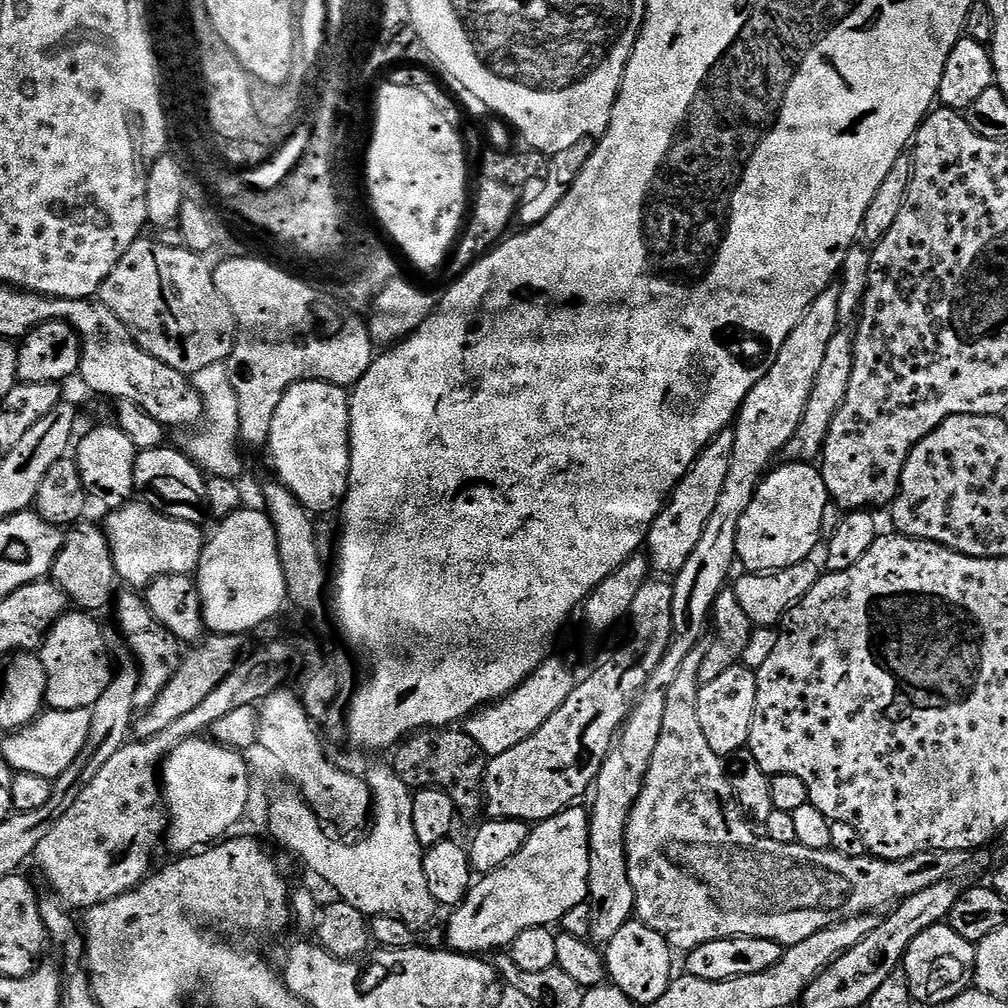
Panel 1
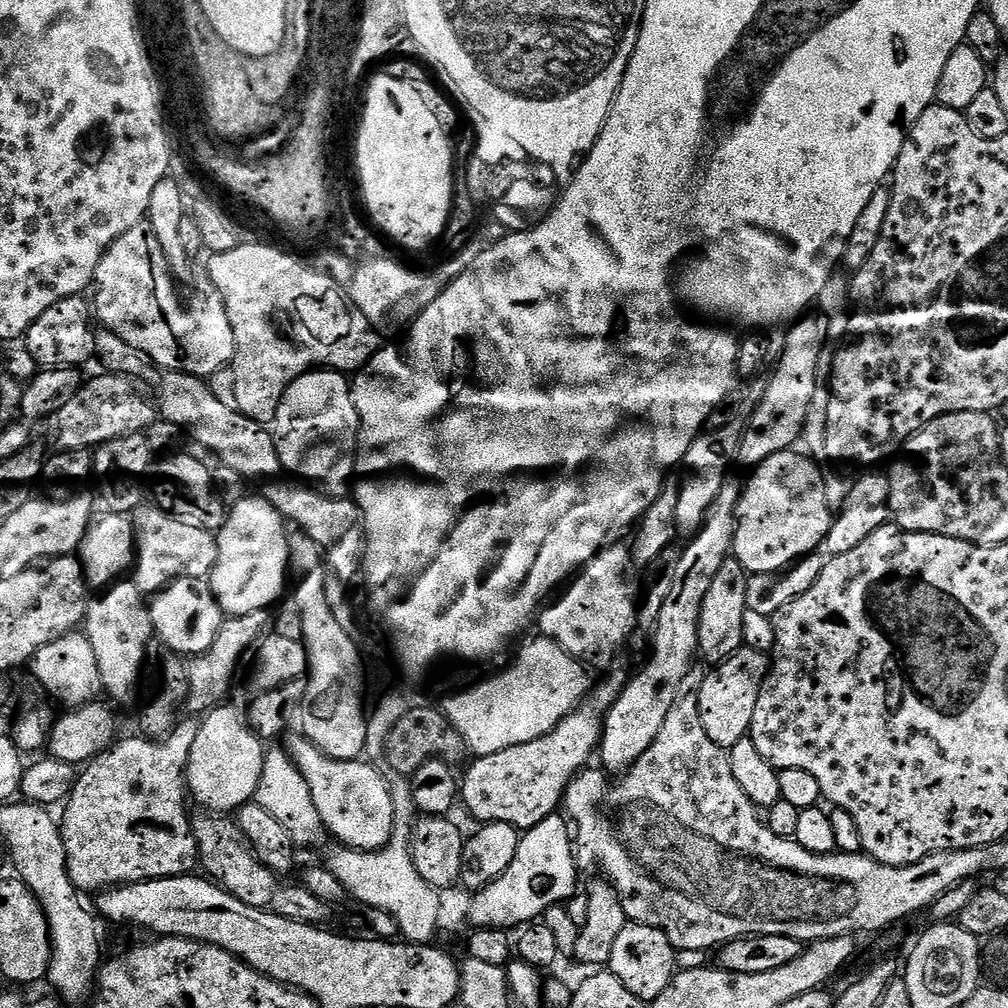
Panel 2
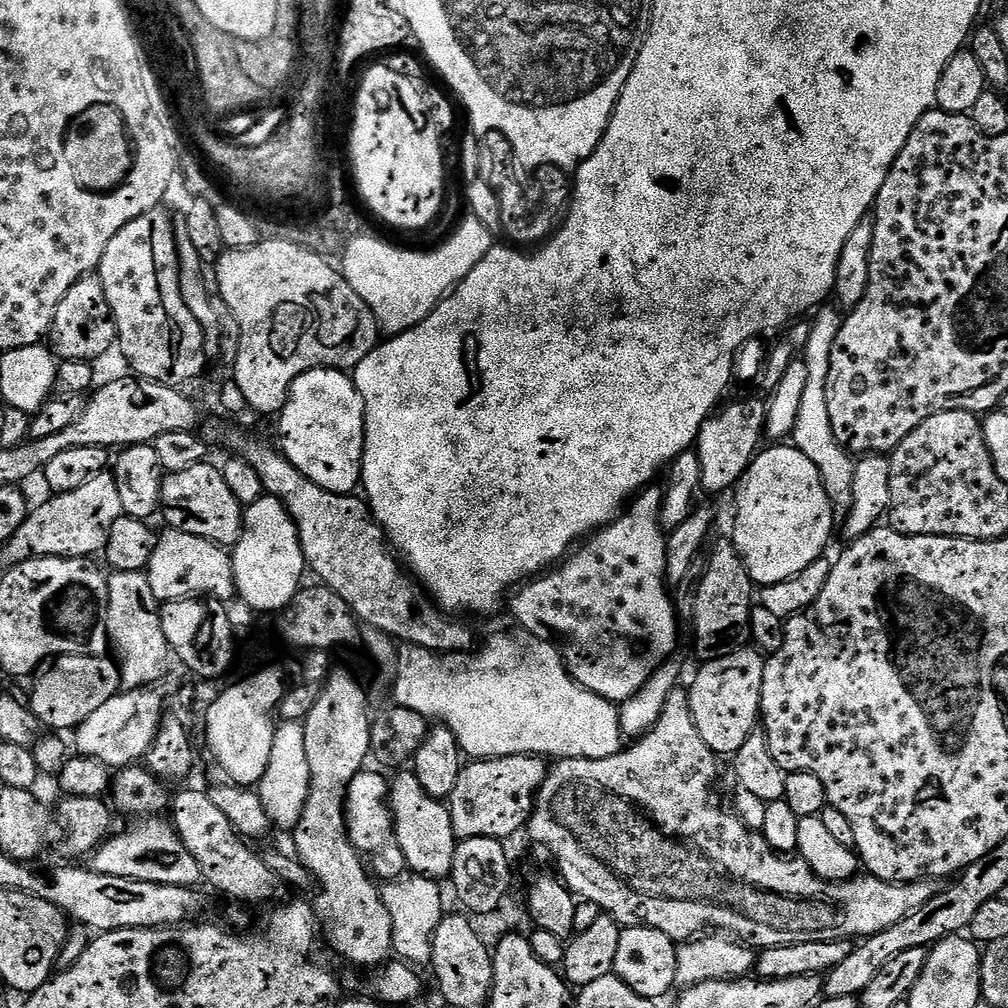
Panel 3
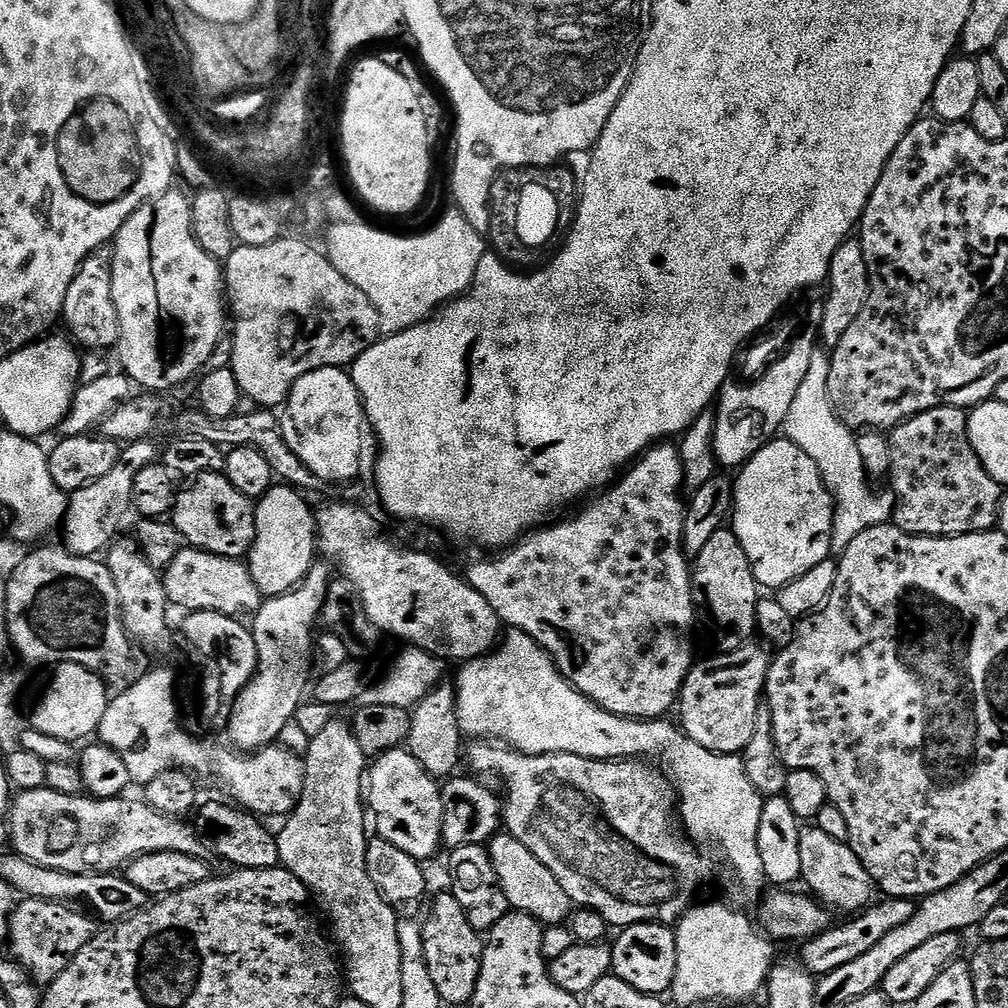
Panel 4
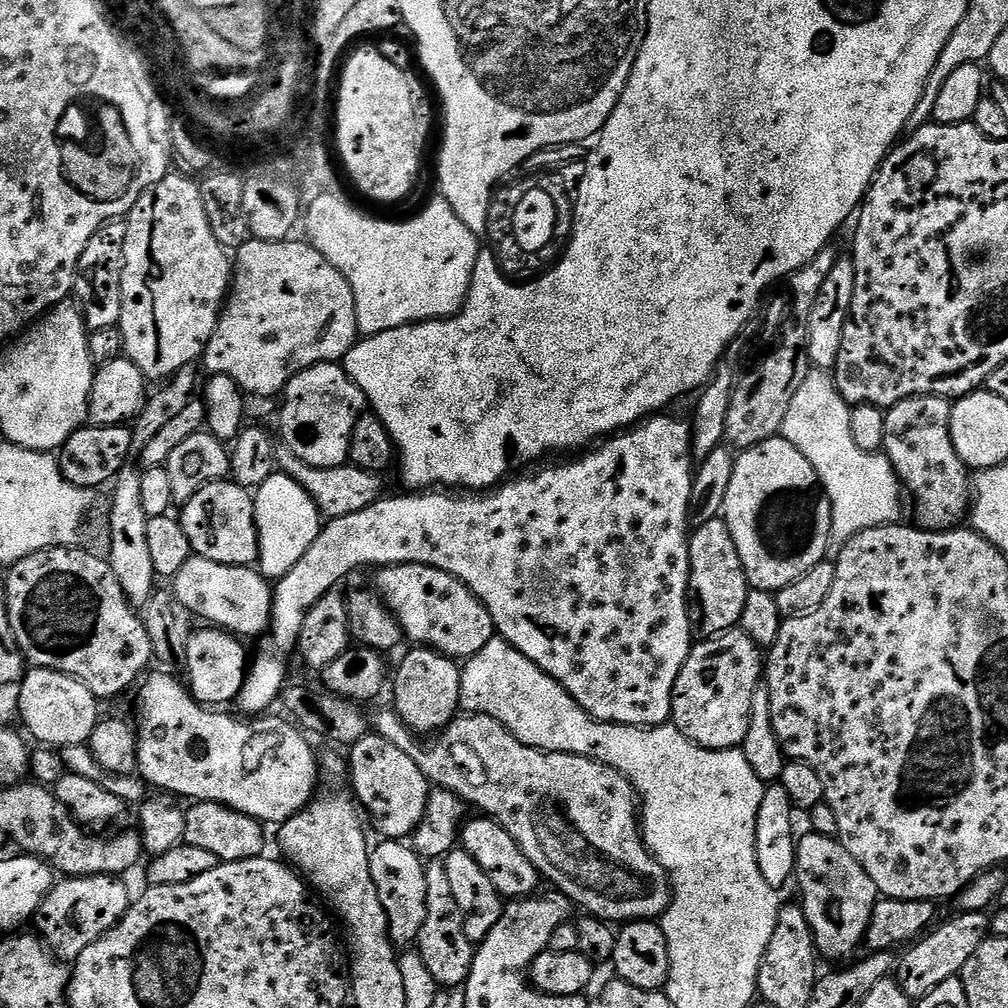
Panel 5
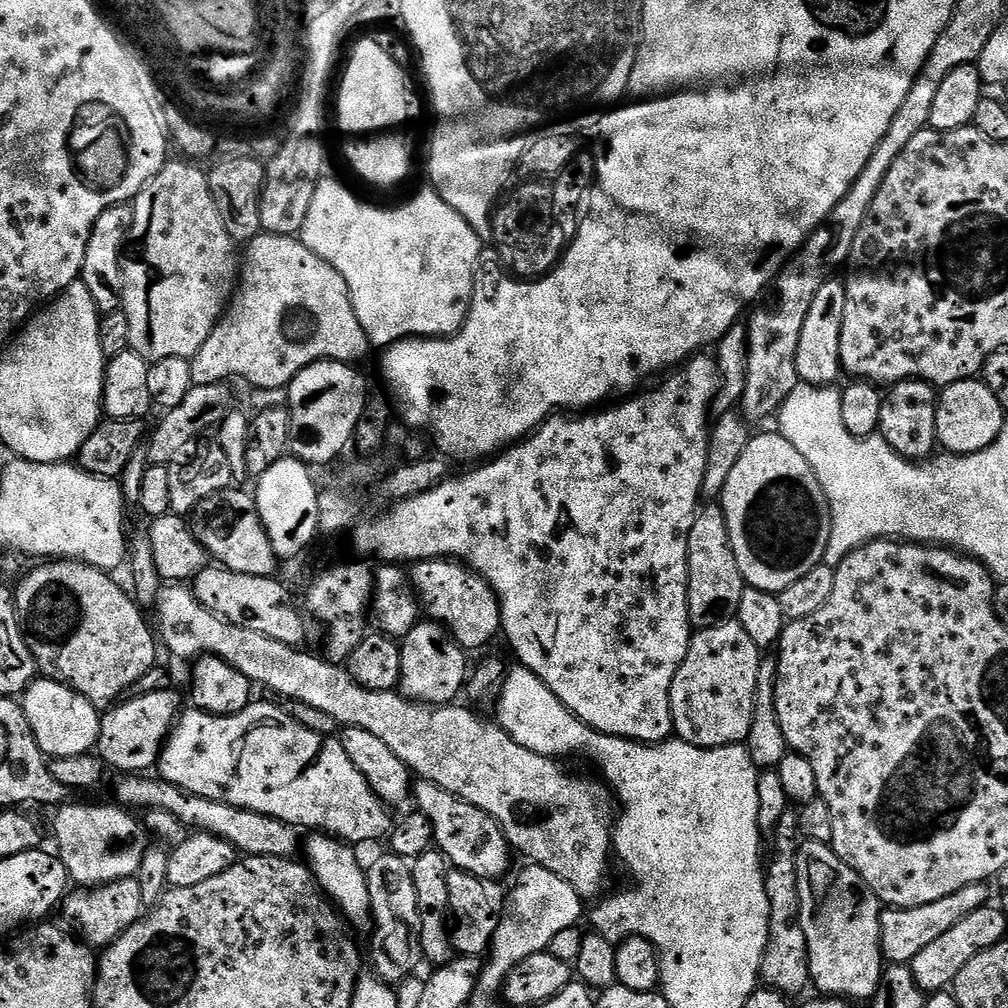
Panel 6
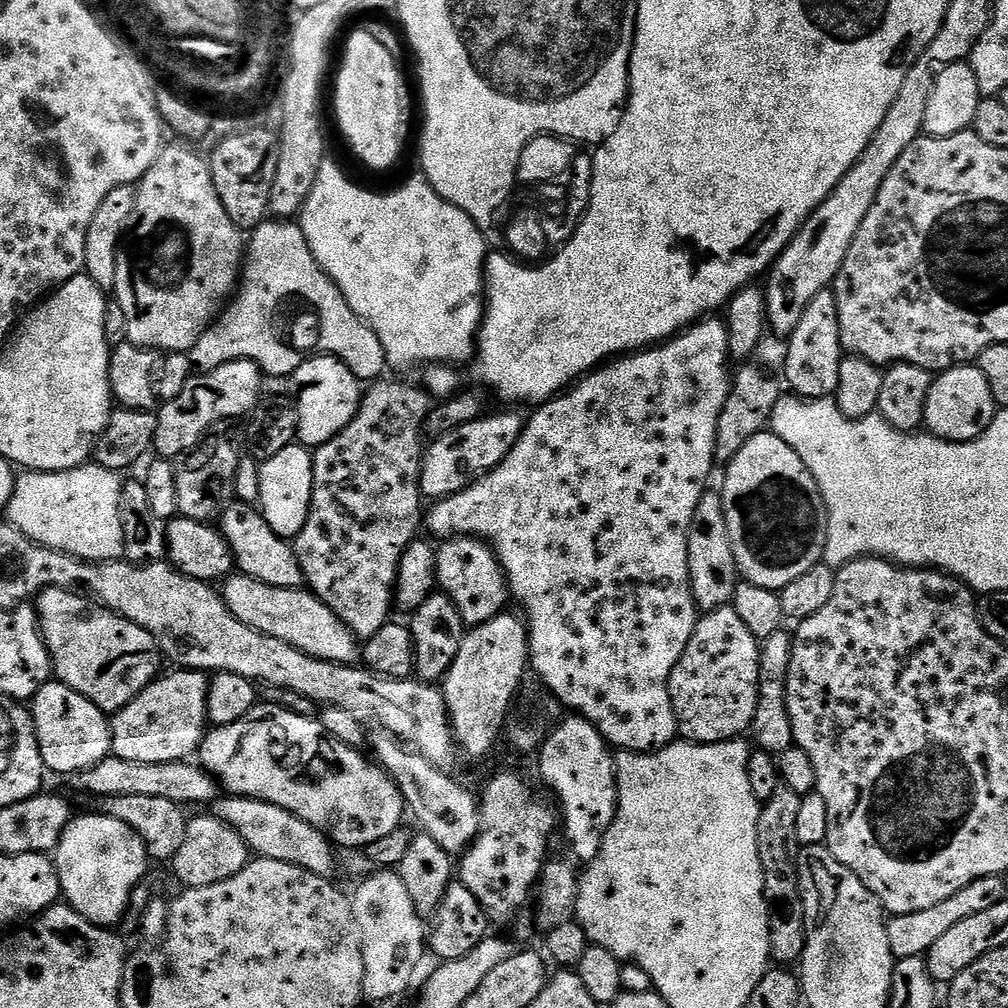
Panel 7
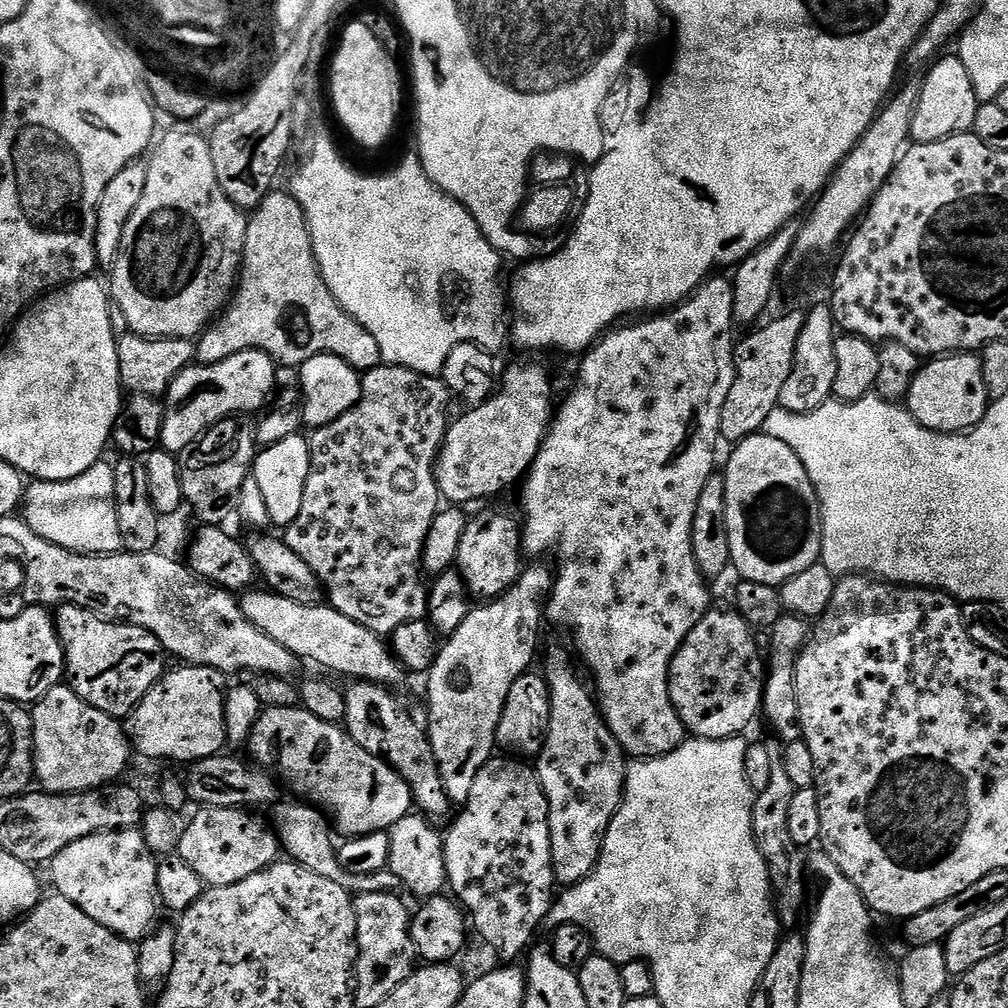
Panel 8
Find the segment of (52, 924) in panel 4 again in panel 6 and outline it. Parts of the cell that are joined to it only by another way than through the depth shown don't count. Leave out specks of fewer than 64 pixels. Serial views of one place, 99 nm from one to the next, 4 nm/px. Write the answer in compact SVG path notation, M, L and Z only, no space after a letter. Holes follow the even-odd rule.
M129 878L115 880L112 884L105 884L97 889L81 887L79 890L69 891L62 901L62 912L63 908L64 916L68 919L67 927L93 949L103 950L126 929L134 926L134 922L142 919L146 905L139 879Z

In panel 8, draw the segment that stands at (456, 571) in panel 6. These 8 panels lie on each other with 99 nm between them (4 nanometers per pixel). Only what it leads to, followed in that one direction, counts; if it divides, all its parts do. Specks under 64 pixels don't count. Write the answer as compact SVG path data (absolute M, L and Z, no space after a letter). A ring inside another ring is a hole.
M480 512L473 515L468 521L468 526L462 534L462 543L458 546L458 554L454 565L455 571L466 582L469 597L476 602L496 600L503 592L509 592L516 584L522 571L522 524L508 512Z

